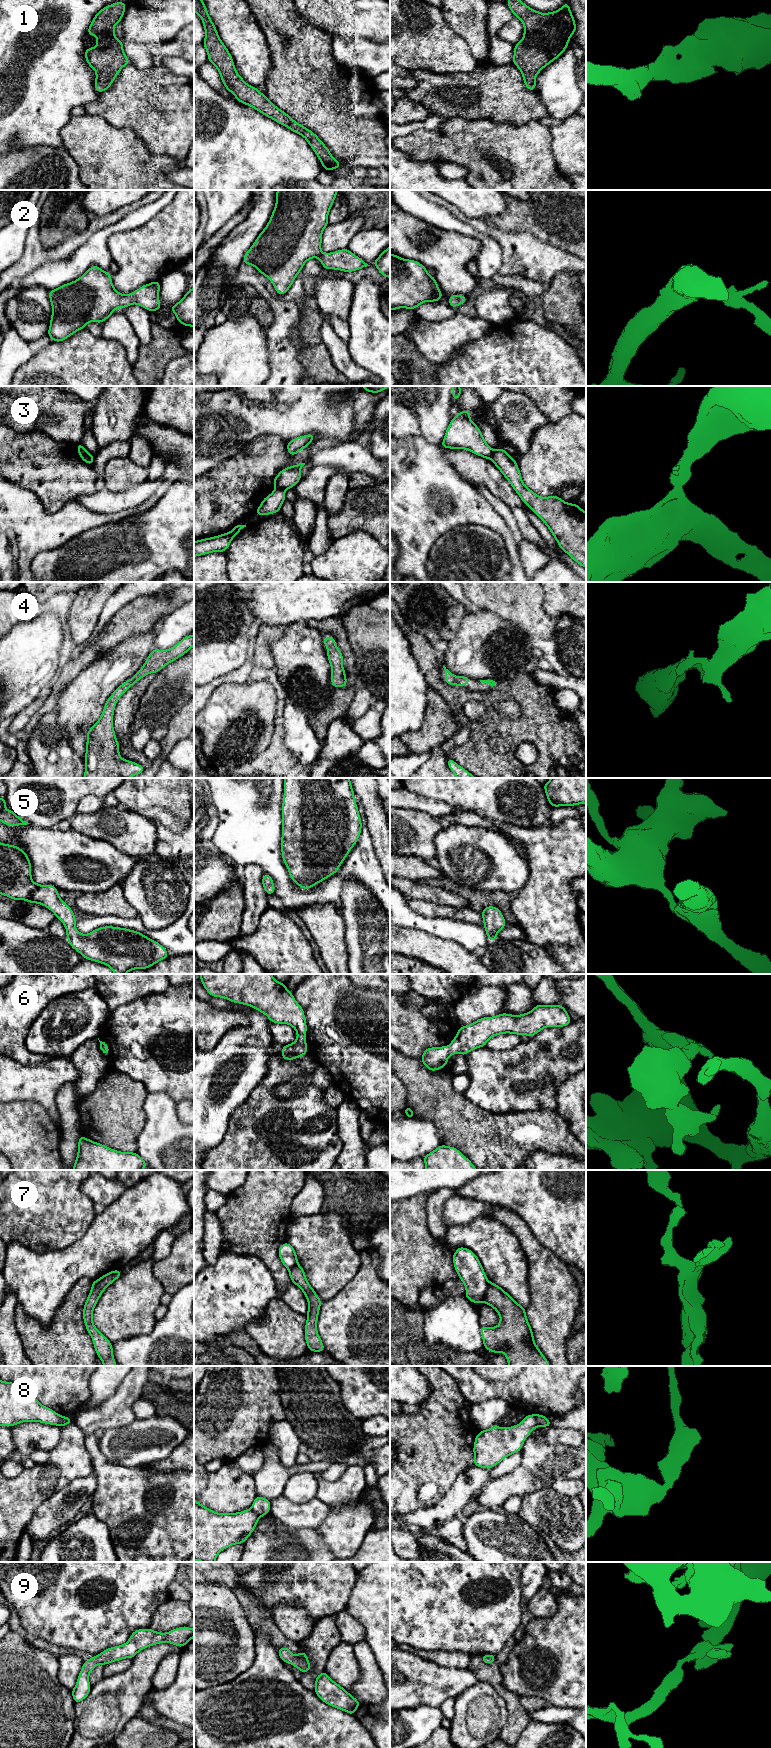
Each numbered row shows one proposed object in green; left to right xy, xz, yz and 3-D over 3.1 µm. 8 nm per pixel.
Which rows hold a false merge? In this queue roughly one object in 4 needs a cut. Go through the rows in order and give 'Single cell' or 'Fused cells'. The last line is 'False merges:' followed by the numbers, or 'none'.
1: Single cell
2: Single cell
3: Fused cells
4: Single cell
5: Single cell
6: Single cell
7: Fused cells
8: Fused cells
9: Single cell
False merges: 3, 7, 8

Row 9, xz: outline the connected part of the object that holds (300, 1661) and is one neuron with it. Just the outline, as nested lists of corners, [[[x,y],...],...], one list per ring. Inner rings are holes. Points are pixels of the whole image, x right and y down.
[[[282,1647],[277,1653],[282,1661],[292,1664],[294,1667],[298,1668],[302,1674],[311,1670],[310,1662],[305,1652],[299,1651],[299,1654],[294,1656],[288,1647]]]

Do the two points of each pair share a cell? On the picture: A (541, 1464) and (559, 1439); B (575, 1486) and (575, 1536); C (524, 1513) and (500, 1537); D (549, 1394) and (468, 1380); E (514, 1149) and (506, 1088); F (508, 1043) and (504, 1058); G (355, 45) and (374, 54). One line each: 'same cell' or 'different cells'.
A: different cells
B: different cells
C: different cells
D: same cell
E: different cells
F: different cells
G: same cell

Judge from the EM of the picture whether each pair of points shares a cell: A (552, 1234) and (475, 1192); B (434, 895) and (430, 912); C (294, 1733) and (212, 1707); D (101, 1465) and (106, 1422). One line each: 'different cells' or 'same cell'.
A: same cell
B: different cells
C: same cell
D: different cells

